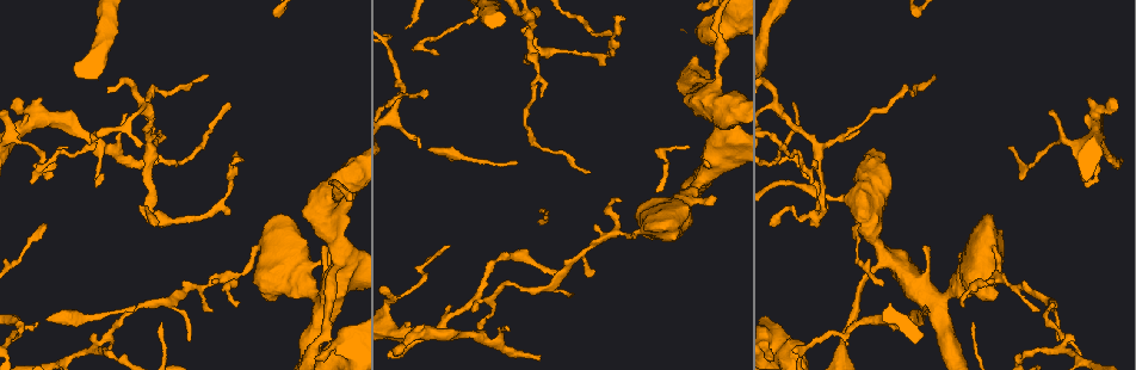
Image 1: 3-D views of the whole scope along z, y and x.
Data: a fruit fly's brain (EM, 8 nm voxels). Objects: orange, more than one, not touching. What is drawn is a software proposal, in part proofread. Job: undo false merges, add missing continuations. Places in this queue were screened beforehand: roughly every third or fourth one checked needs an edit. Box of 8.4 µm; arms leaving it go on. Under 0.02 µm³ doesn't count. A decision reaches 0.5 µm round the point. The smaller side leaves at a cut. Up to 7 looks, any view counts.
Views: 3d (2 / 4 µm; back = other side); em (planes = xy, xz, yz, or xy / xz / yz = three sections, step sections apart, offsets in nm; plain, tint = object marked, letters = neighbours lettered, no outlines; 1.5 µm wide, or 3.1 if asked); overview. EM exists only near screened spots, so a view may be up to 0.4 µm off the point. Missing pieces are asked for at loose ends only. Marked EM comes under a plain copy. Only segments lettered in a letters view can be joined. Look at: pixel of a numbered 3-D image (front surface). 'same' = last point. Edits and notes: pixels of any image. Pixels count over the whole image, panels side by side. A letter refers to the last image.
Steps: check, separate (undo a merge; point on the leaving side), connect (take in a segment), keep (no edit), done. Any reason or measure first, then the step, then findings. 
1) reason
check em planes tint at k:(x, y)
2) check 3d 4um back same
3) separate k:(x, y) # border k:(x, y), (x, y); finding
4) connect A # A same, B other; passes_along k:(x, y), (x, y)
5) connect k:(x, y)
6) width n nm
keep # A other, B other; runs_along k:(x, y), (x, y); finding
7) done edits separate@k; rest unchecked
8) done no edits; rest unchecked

thin end
check 3d 4um at 1:(204, 74)

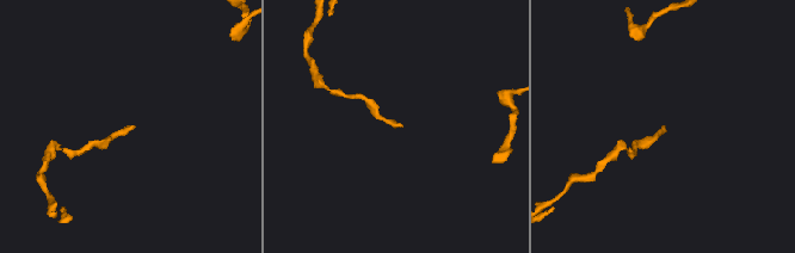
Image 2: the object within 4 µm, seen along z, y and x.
need the tissue
check em planes tint at 2:(401, 124)

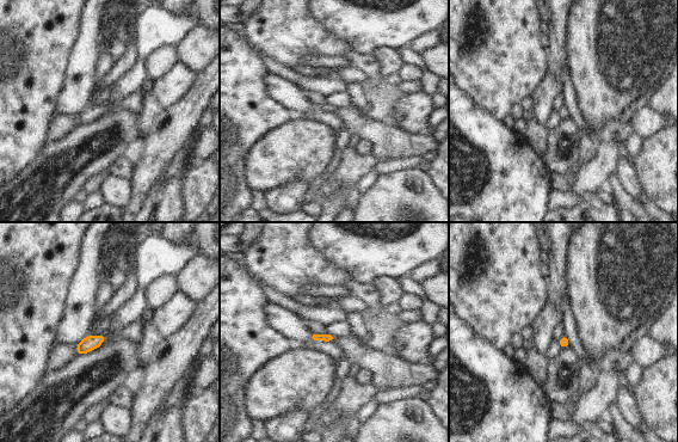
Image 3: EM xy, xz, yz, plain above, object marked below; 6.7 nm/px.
see the neighbours
check em planes letters same

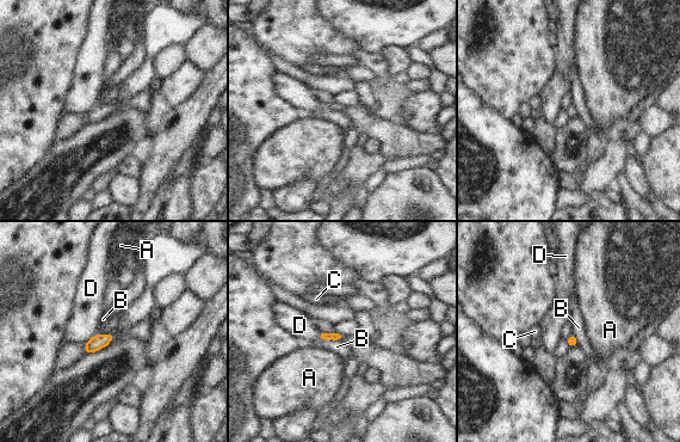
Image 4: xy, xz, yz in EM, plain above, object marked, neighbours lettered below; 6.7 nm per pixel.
keep # A other, B other, C other, D other; none of them fits

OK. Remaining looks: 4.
tapers out
check em xz step 8 letters at 1:(781, 163)

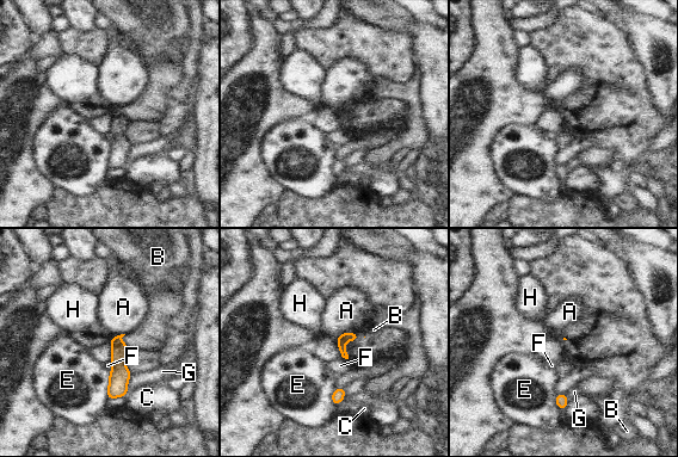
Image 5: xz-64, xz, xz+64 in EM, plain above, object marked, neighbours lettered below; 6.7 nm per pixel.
another direction
check em planes letters same

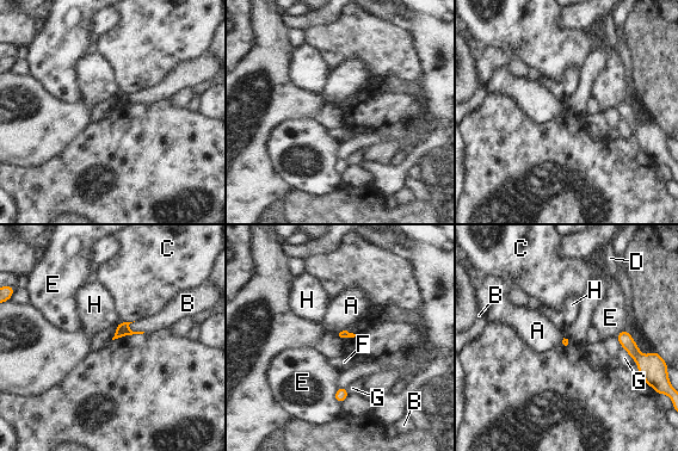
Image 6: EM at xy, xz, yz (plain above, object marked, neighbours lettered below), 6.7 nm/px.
keep # A other, B other, C other, D other, E other, F other, G other, H other; border 6:(345, 329), (339, 333); none of them fits

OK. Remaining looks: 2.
sharp bend
check em xy step 4 letters at 1:(525, 12)

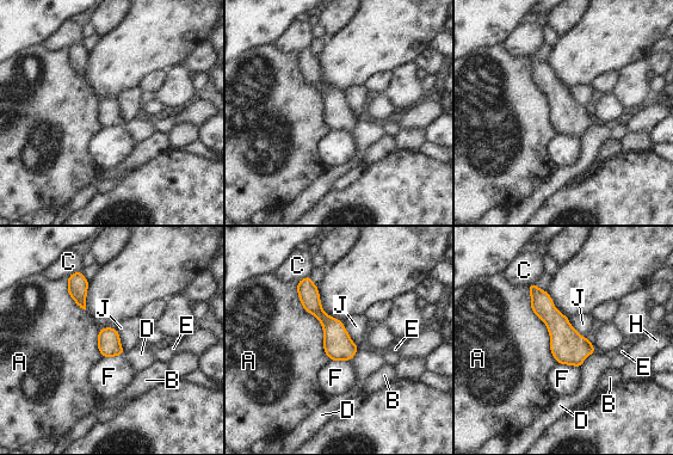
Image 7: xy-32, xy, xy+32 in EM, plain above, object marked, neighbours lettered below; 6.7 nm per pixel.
longest_contact A 550 nm
keep # A other, B other, C other, D other, E other, F other, H other, J other; one neuron here

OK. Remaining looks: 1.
done no edits; rest unchecked

